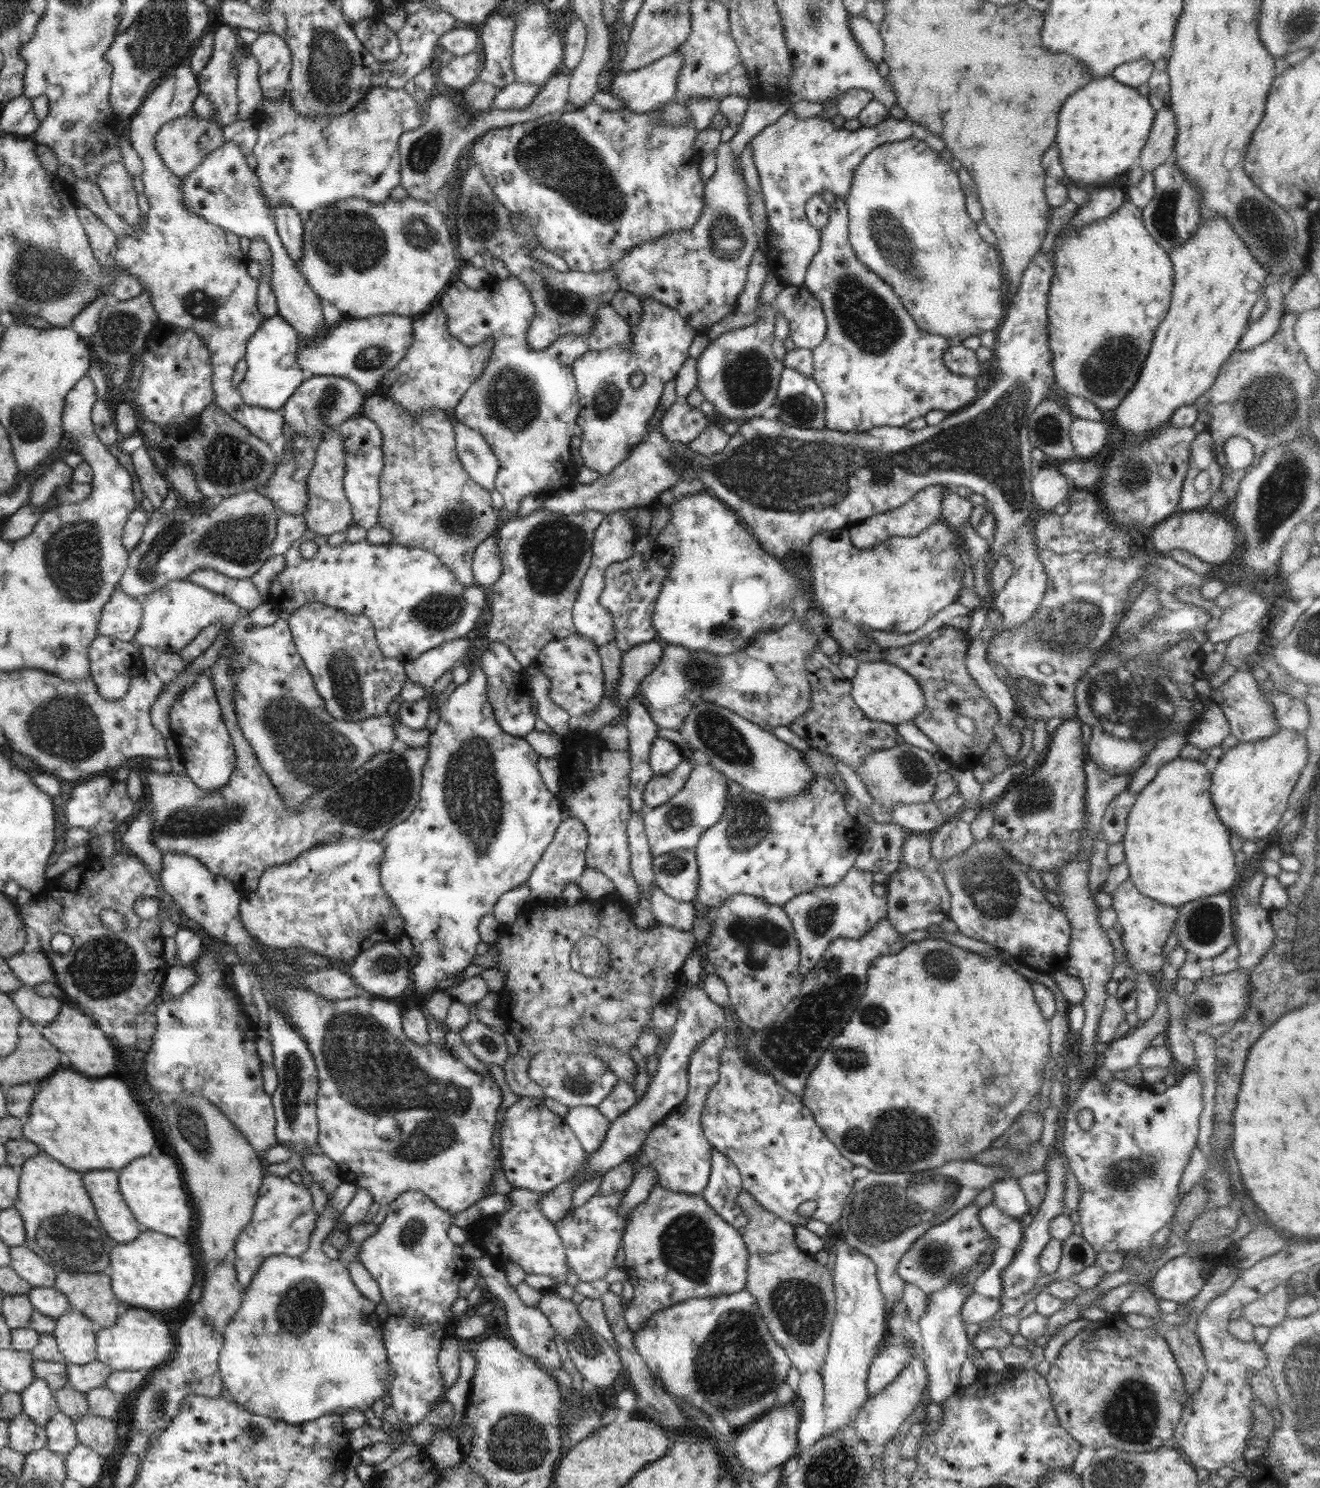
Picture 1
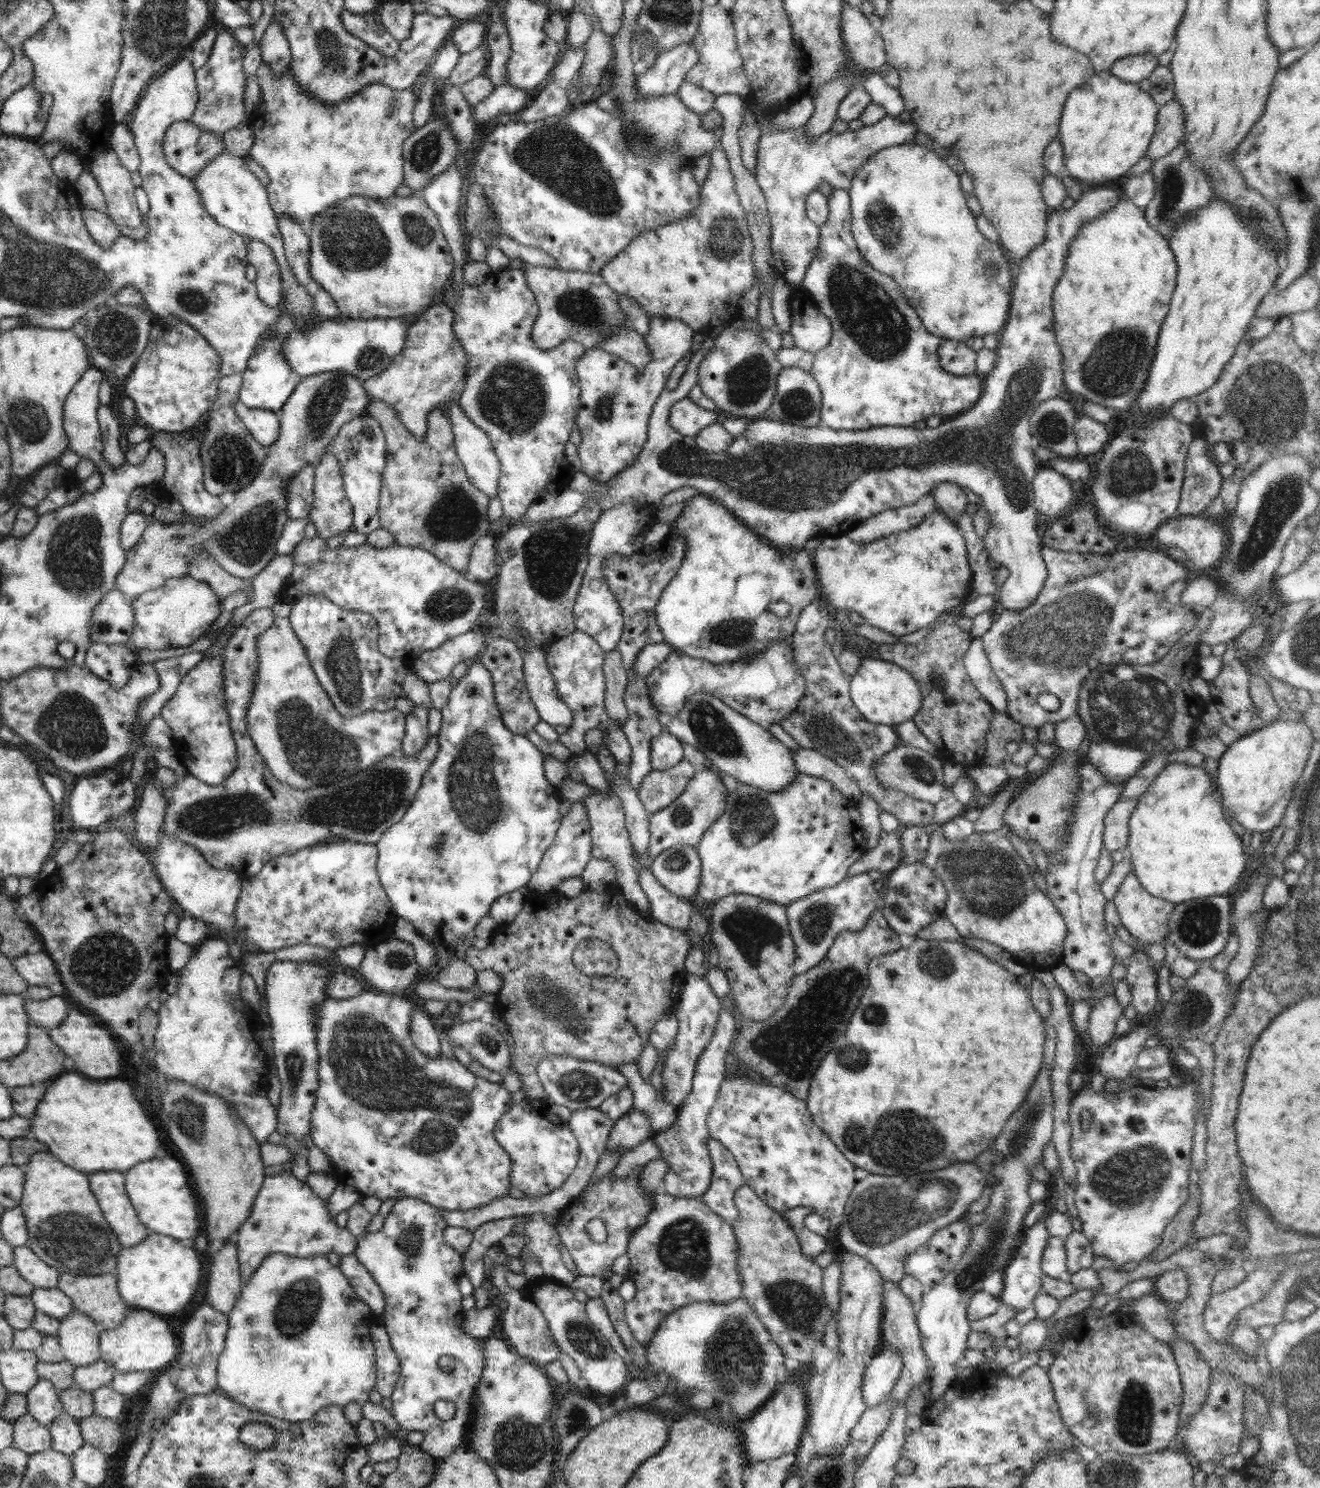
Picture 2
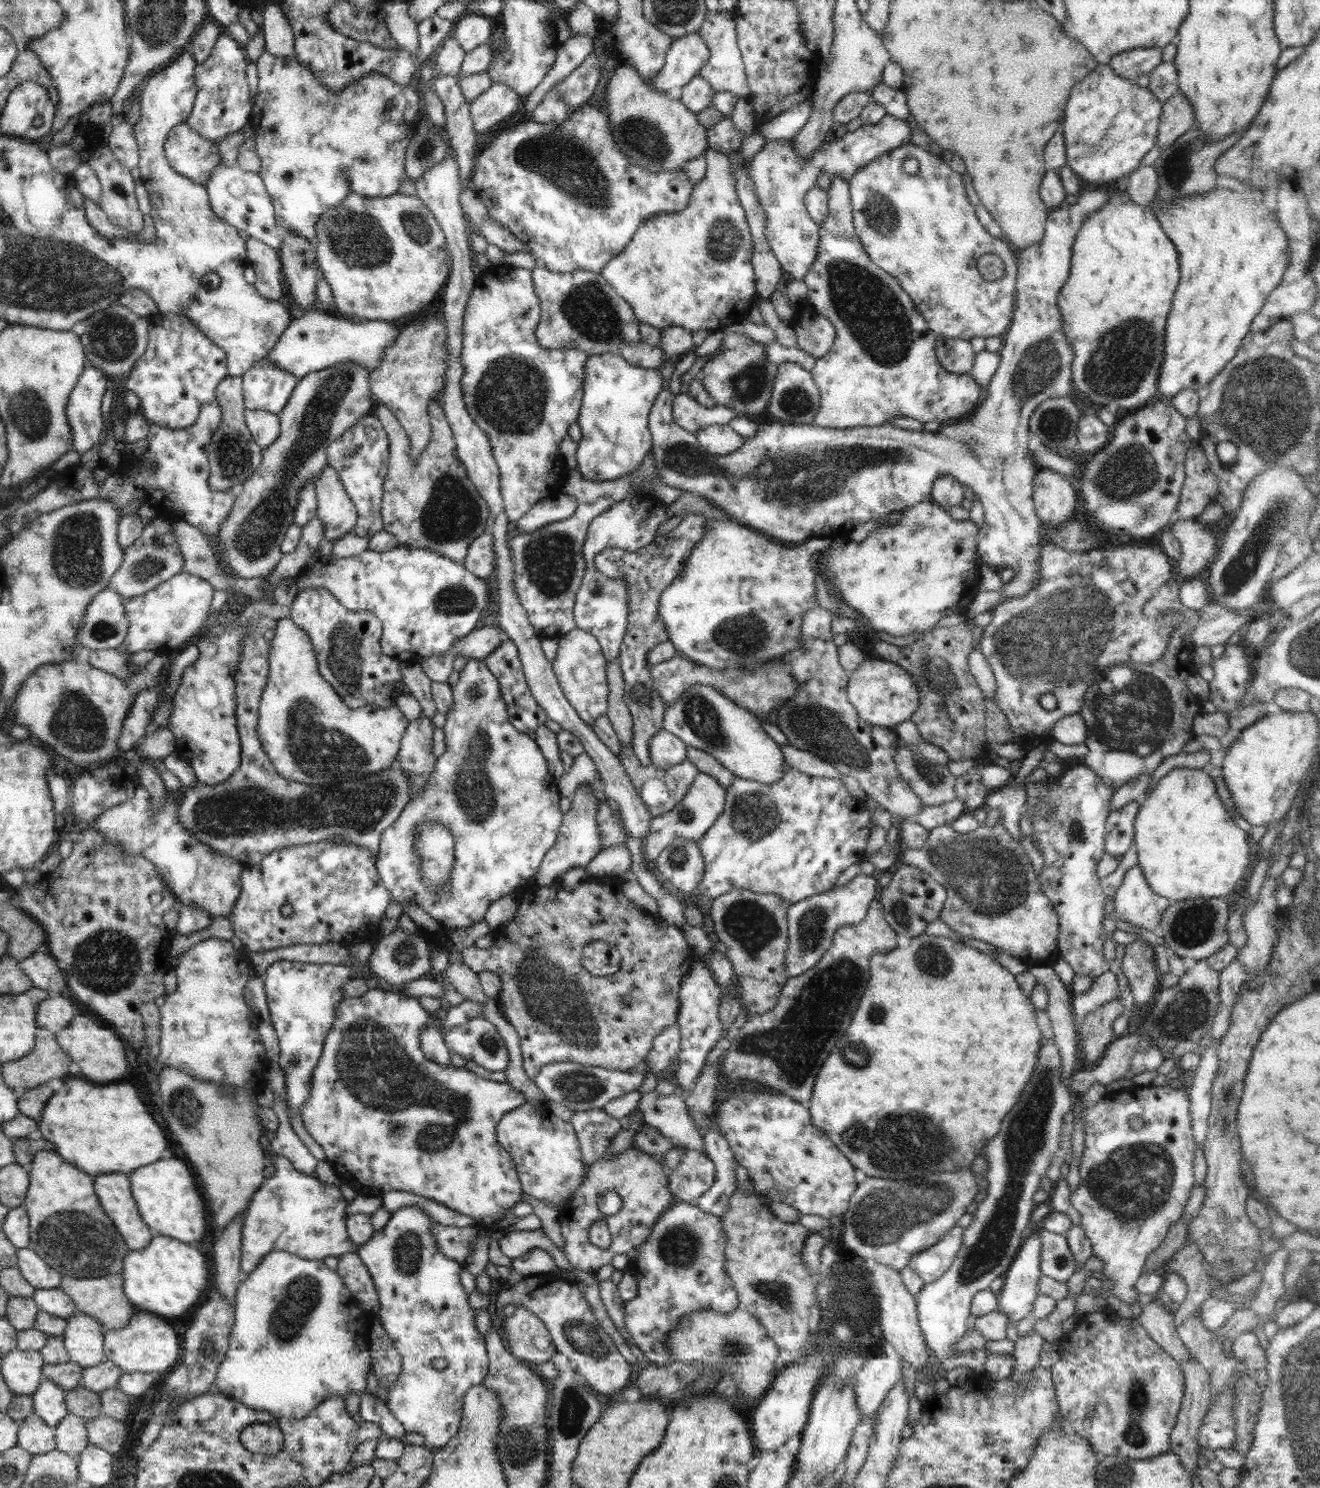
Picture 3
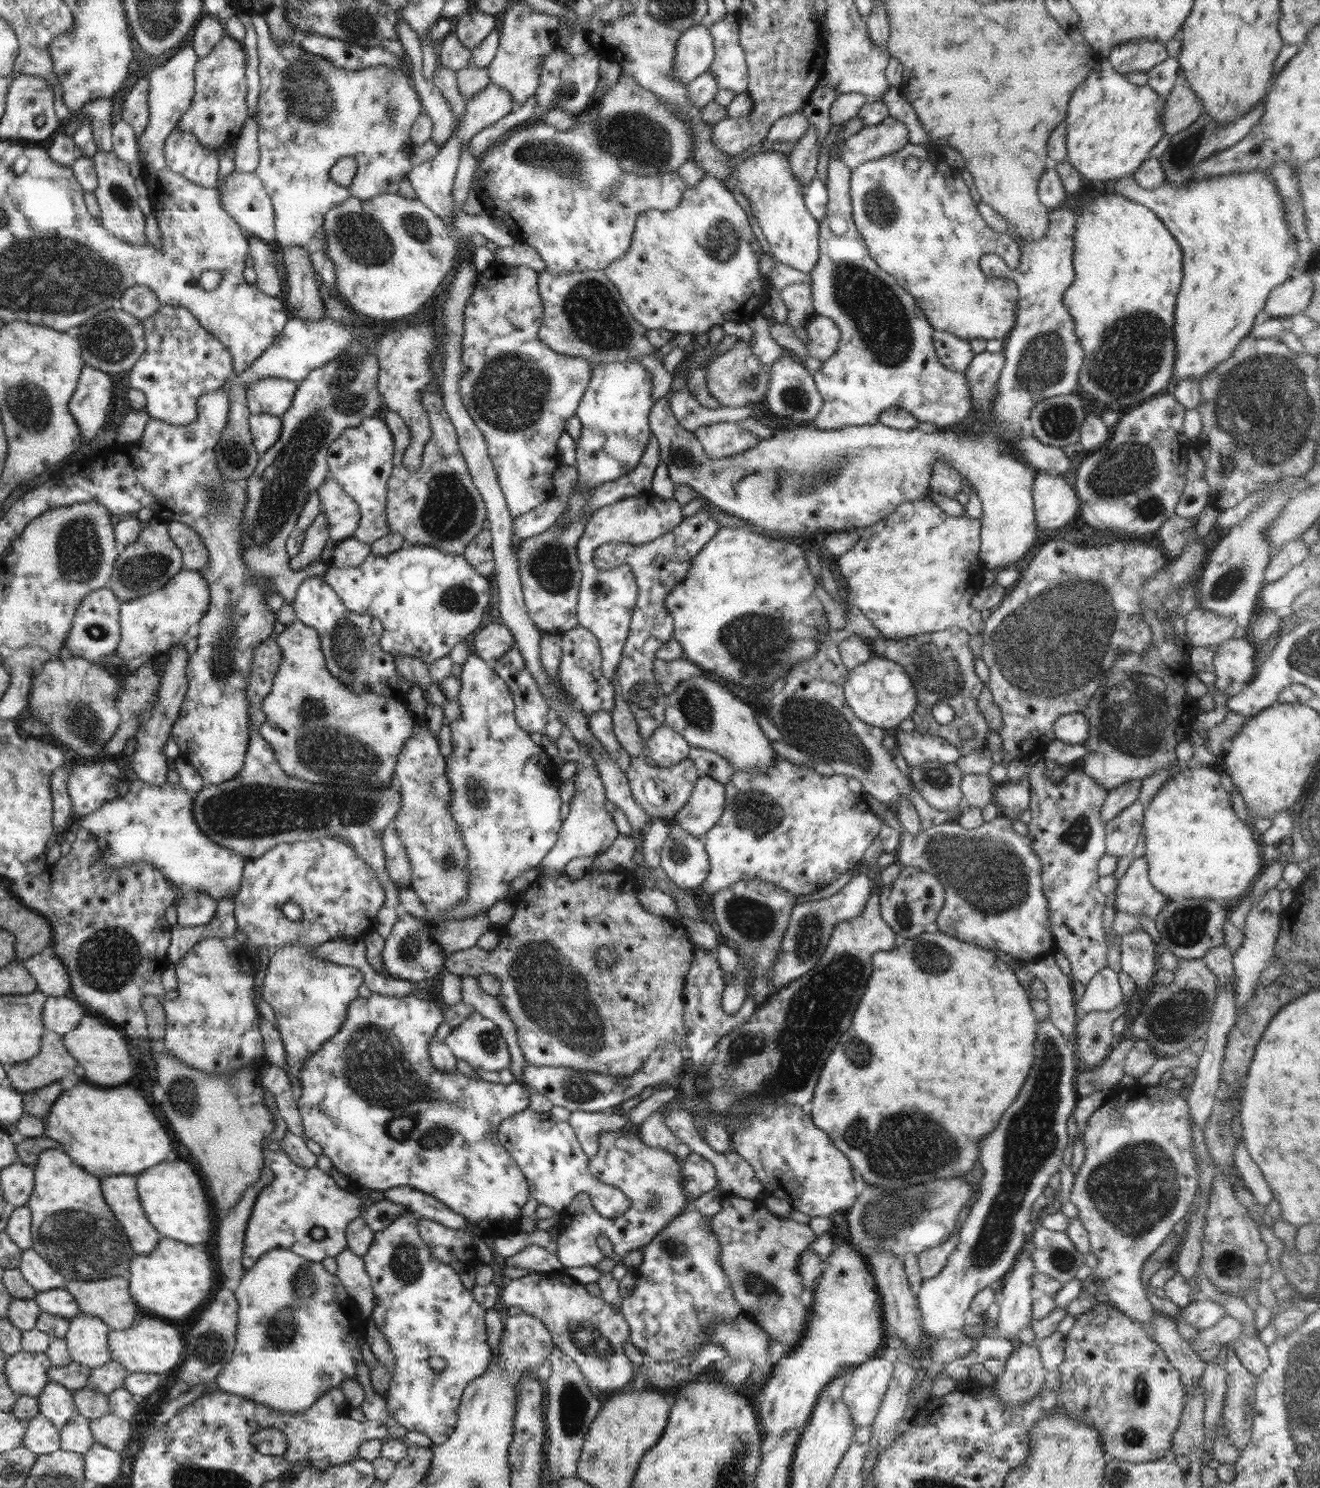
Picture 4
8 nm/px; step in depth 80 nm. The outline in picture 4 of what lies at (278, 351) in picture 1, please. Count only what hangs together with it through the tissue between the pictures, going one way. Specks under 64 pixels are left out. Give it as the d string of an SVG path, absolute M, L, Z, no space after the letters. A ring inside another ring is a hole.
M270 375L258 379L245 392L247 407L252 414L281 417L290 408L298 384Z

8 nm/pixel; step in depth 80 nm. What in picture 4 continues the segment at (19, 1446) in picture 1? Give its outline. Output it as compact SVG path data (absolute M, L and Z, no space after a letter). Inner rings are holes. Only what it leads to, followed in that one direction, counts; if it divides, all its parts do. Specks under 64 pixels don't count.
M38 1413L26 1421L26 1434L23 1446L34 1454L50 1454L60 1449L61 1430L56 1428L48 1418Z

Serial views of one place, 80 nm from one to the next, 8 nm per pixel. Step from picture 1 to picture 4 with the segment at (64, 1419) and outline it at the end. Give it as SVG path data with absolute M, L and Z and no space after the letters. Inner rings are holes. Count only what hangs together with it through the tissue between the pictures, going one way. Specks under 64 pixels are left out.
M76 1414L60 1429L60 1449L84 1454L95 1443L90 1421Z

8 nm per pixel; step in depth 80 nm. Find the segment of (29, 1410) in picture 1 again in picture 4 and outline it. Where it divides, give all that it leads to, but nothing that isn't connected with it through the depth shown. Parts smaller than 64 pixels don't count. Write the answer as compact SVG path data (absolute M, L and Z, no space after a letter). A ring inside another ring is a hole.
M49 1380L37 1399L39 1413L48 1418L56 1428L61 1429L76 1415L73 1391L57 1382Z

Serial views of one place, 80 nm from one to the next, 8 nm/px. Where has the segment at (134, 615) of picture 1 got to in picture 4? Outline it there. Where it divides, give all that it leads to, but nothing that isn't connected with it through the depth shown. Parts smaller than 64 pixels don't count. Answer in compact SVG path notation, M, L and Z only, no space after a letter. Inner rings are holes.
M107 586L90 591L76 609L71 629L68 631L65 644L62 644L61 658L74 656L97 662L106 656L115 654L121 639L119 603L116 595Z

